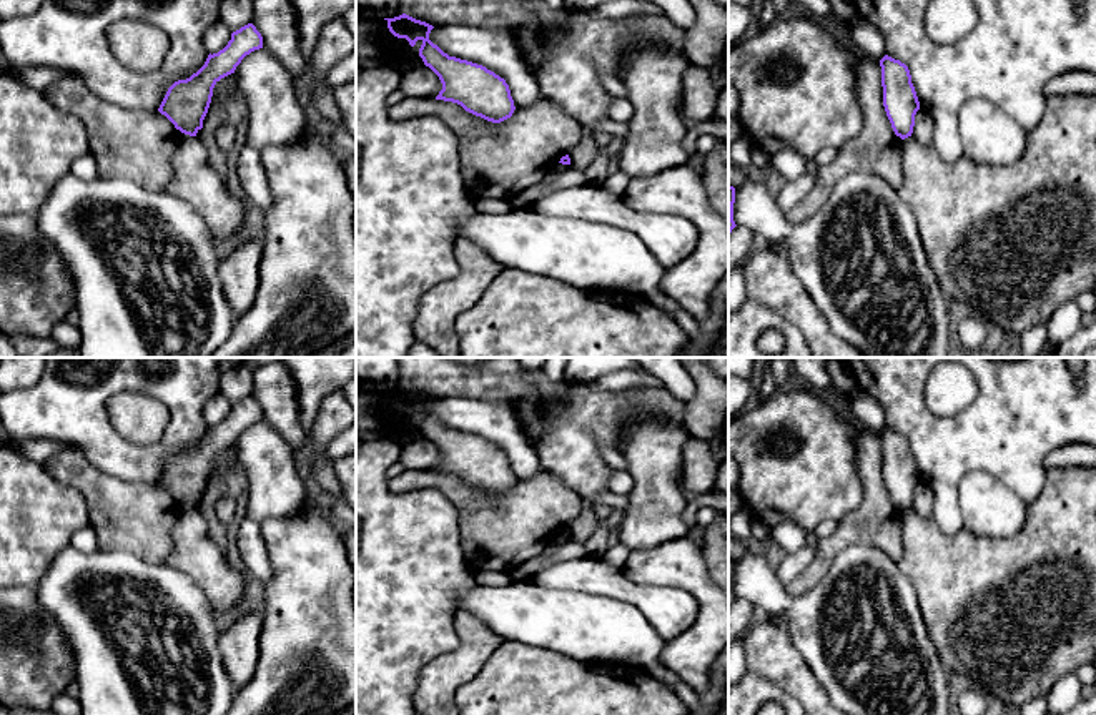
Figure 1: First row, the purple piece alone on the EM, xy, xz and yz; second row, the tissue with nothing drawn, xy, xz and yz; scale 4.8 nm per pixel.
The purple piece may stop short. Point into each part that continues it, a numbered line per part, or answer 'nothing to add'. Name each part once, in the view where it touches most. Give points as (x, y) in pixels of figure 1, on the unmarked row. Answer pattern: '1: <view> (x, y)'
nothing to add

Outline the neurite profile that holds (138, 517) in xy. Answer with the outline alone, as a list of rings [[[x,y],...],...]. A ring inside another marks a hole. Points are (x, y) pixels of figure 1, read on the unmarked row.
[[[72,444],[60,449],[43,464],[57,481],[83,496],[88,505],[88,525],[95,530],[96,549],[126,550],[146,562],[165,562],[175,550],[176,544],[171,532],[183,505],[158,482],[128,482],[103,474]]]

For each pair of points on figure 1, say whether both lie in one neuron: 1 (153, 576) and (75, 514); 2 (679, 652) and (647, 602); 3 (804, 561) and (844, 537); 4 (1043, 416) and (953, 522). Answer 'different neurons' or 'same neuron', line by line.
1: different neurons
2: different neurons
3: different neurons
4: same neuron

